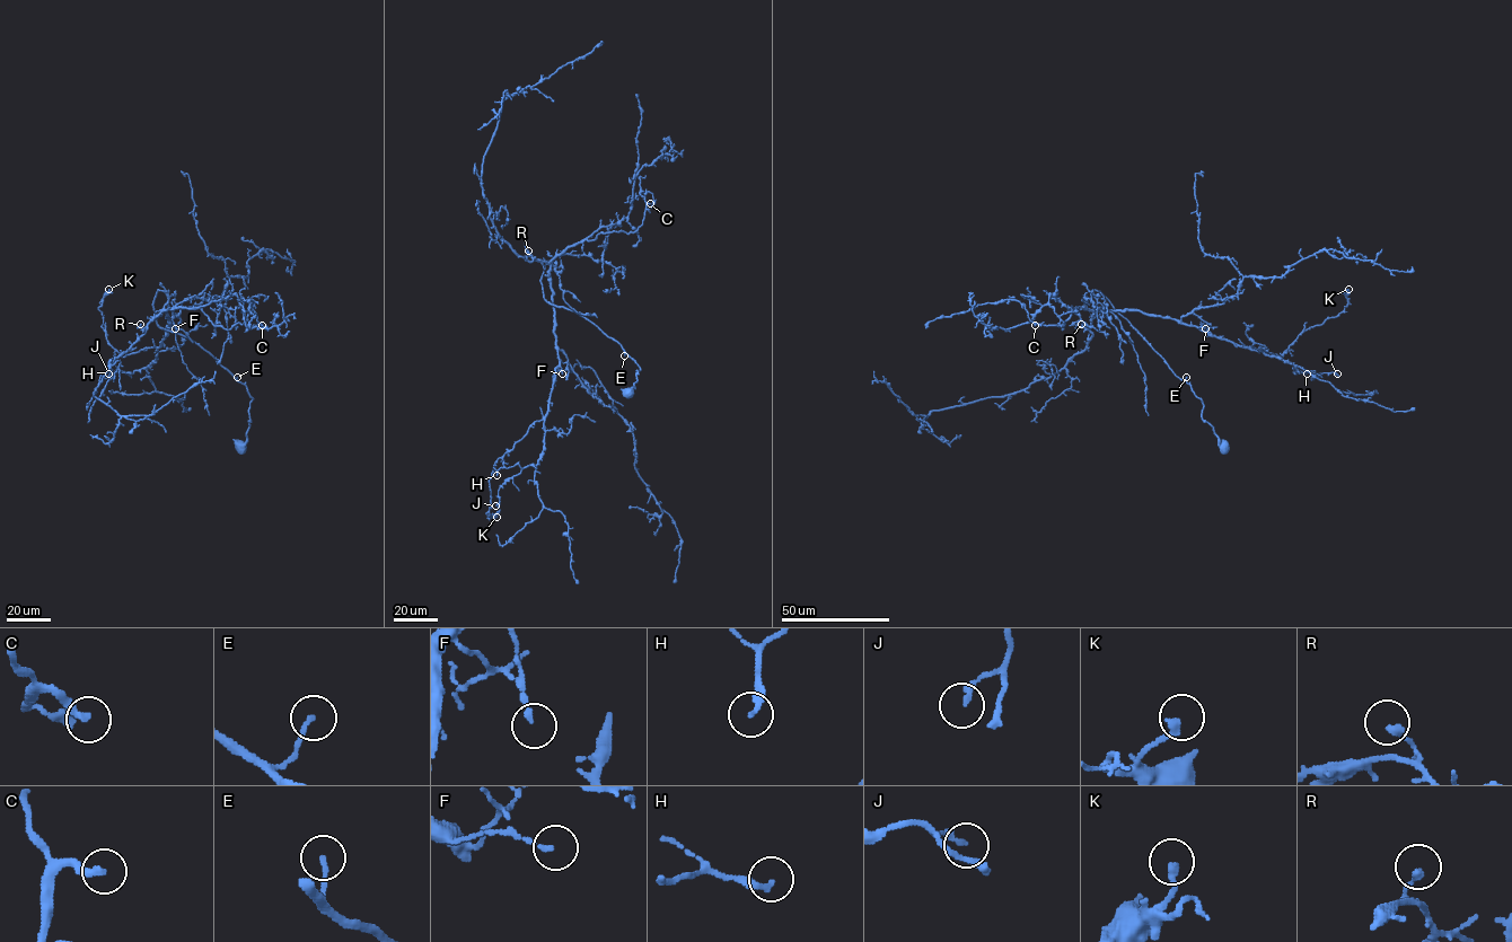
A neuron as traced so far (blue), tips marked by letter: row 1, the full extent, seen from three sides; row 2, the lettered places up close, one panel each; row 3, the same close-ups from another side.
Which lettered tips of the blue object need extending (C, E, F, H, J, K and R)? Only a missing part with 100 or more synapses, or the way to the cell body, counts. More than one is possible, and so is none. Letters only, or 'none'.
C

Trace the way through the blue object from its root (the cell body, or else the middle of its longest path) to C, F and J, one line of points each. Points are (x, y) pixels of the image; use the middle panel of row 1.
C: (627, 392), (640, 367), (587, 318), (548, 304), (541, 278), (569, 247), (635, 231), (650, 203)
F: (627, 392), (640, 367), (622, 346), (544, 299), (541, 278), (548, 261), (562, 373)
J: (627, 392), (640, 367), (587, 318), (544, 299), (547, 262), (559, 366), (544, 448), (502, 485), (495, 505)

